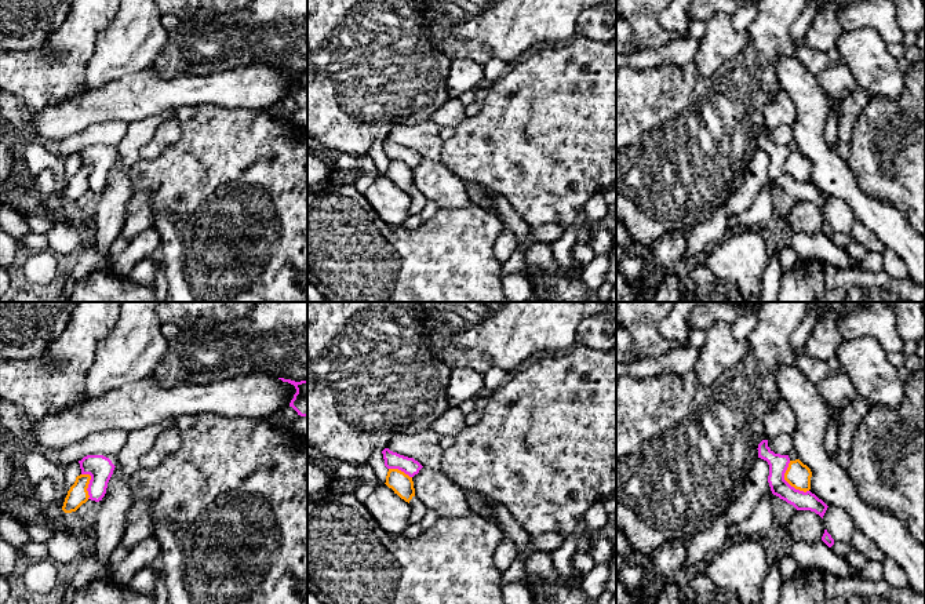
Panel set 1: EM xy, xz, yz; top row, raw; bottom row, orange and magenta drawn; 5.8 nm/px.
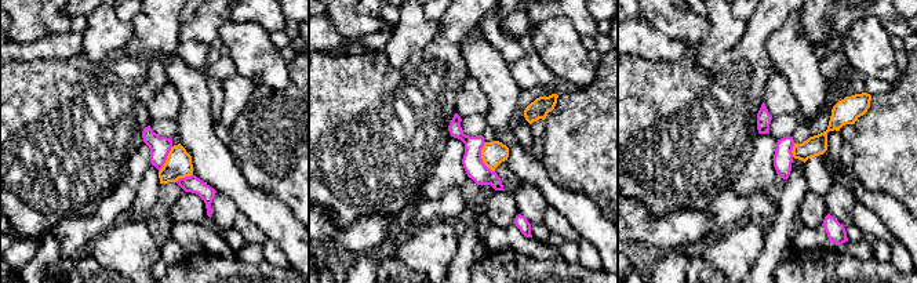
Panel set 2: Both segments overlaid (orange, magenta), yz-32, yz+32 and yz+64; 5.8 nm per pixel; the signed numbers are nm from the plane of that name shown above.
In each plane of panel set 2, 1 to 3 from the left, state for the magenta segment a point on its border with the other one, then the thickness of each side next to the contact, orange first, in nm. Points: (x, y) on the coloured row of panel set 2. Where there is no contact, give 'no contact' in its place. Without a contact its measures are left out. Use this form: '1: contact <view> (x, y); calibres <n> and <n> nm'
1: contact yz-32 (167, 159); calibres 160 and 120 nm
2: contact yz+32 (481, 158); calibres 140 and 120 nm
3: contact yz+64 (793, 149); calibres 120 and 110 nm

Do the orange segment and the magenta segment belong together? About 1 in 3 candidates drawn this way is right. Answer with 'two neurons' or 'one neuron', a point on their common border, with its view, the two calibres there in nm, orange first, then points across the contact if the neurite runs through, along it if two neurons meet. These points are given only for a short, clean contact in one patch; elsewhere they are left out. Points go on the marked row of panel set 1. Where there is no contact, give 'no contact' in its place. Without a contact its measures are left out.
two neurons; meets orange in yz at (787, 481); 140 nm thick on the orange side, 110 nm on the other; border along yz (789, 461), (785, 479), (796, 488), (808, 491)

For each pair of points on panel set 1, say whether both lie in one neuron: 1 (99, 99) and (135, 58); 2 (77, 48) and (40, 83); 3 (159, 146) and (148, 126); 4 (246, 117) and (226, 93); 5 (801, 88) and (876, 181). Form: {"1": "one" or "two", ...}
{"1": "two", "2": "one", "3": "two", "4": "two", "5": "two"}

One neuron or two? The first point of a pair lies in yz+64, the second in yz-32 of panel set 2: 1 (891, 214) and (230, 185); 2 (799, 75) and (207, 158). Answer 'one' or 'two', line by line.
1: one
2: one

